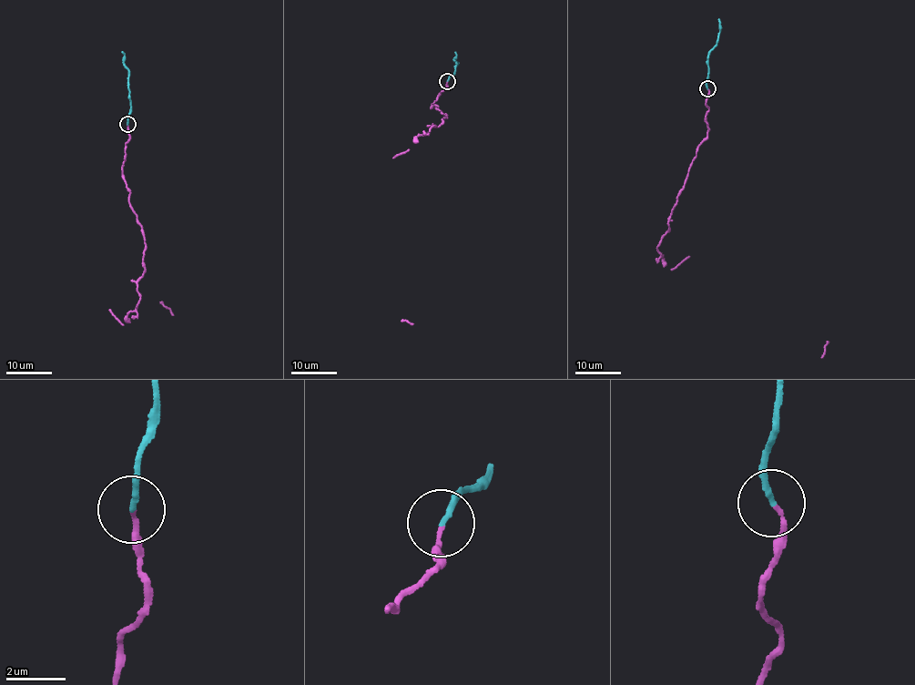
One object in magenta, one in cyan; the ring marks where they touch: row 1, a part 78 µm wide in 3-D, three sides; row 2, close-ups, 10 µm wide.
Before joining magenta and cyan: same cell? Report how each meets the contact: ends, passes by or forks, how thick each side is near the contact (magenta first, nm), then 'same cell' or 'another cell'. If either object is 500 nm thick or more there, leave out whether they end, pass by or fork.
magenta ends; cyan ends; calibres 130 and 170 nm; another cell

